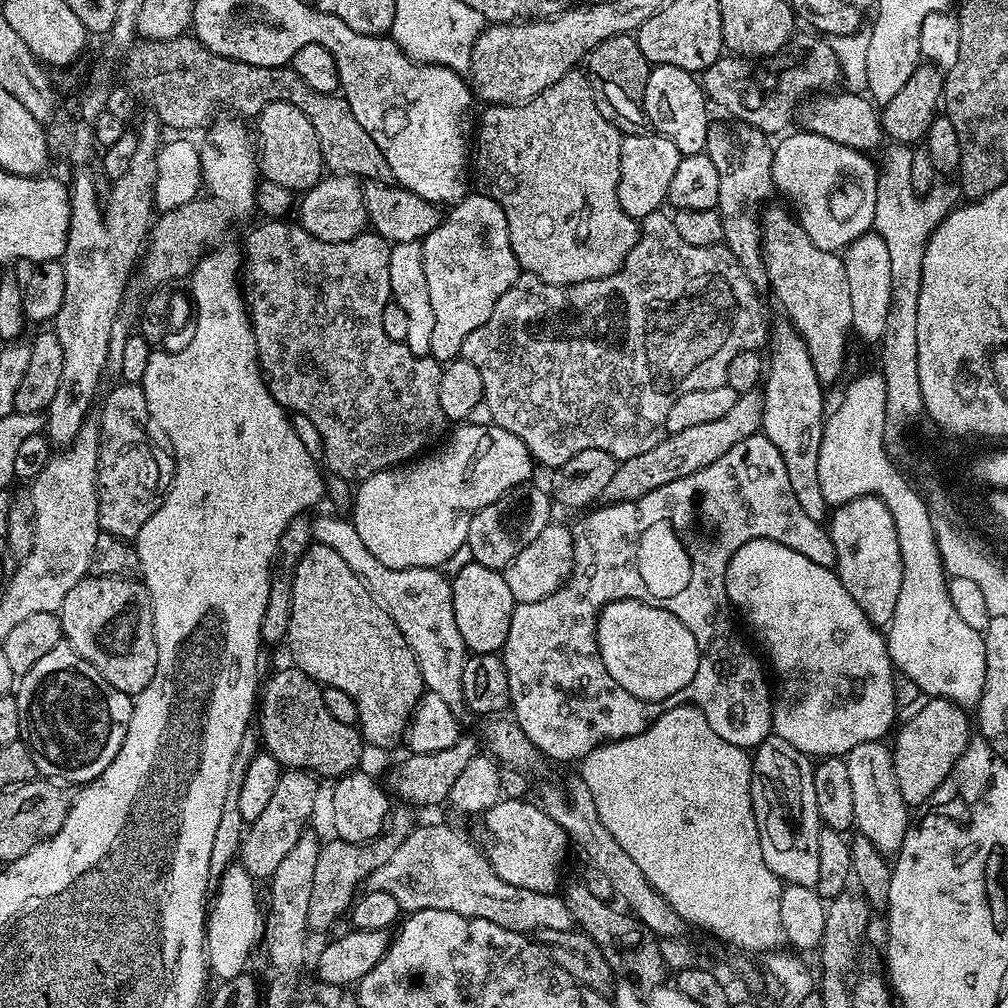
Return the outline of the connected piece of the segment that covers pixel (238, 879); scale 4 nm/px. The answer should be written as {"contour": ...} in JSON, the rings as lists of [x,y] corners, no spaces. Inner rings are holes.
{"contour":[[[239,862],[229,864],[217,884],[206,912],[206,964],[211,975],[213,972],[223,982],[244,974],[249,967],[252,947],[257,947],[262,936],[262,904],[256,901],[257,881]]]}

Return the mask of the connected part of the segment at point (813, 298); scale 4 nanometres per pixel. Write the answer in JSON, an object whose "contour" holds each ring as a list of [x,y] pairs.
{"contour":[[[765,207],[760,229],[770,292],[780,299],[785,314],[789,316],[785,317],[808,347],[814,374],[818,374],[821,384],[831,386],[844,372],[848,336],[853,335],[852,298],[846,266],[836,252],[819,249],[787,207],[772,207]]]}

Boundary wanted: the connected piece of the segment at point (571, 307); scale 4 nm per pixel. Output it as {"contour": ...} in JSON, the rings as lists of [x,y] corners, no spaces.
{"contour":[[[661,210],[643,217],[634,250],[630,250],[624,265],[606,278],[587,280],[581,284],[543,284],[536,276],[520,275],[514,286],[510,286],[510,290],[506,290],[506,294],[498,298],[494,314],[490,314],[490,318],[486,318],[484,325],[474,330],[474,334],[470,334],[466,342],[462,342],[460,356],[466,362],[478,366],[482,374],[484,402],[490,406],[492,423],[522,438],[537,465],[545,464],[548,470],[555,470],[570,462],[570,458],[574,458],[578,450],[606,450],[617,462],[629,460],[634,458],[634,454],[650,450],[650,446],[667,436],[666,414],[682,394],[688,394],[692,390],[712,390],[726,384],[726,370],[730,362],[734,362],[734,354],[755,352],[767,345],[770,323],[768,324],[764,308],[760,305],[761,293],[752,285],[732,251],[723,243],[690,246],[690,242],[686,242],[686,238],[682,238],[682,234],[674,230],[672,216],[666,213],[667,211]]]}

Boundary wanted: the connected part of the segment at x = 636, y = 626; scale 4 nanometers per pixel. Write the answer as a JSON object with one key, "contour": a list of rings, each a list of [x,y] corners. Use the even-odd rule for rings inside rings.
{"contour":[[[637,600],[607,604],[596,623],[596,641],[606,675],[634,698],[663,702],[690,686],[700,668],[694,634],[674,614]]]}

